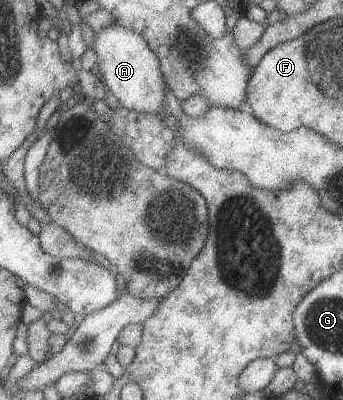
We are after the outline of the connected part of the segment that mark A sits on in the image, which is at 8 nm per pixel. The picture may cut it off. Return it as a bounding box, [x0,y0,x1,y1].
[90,23,170,121]

